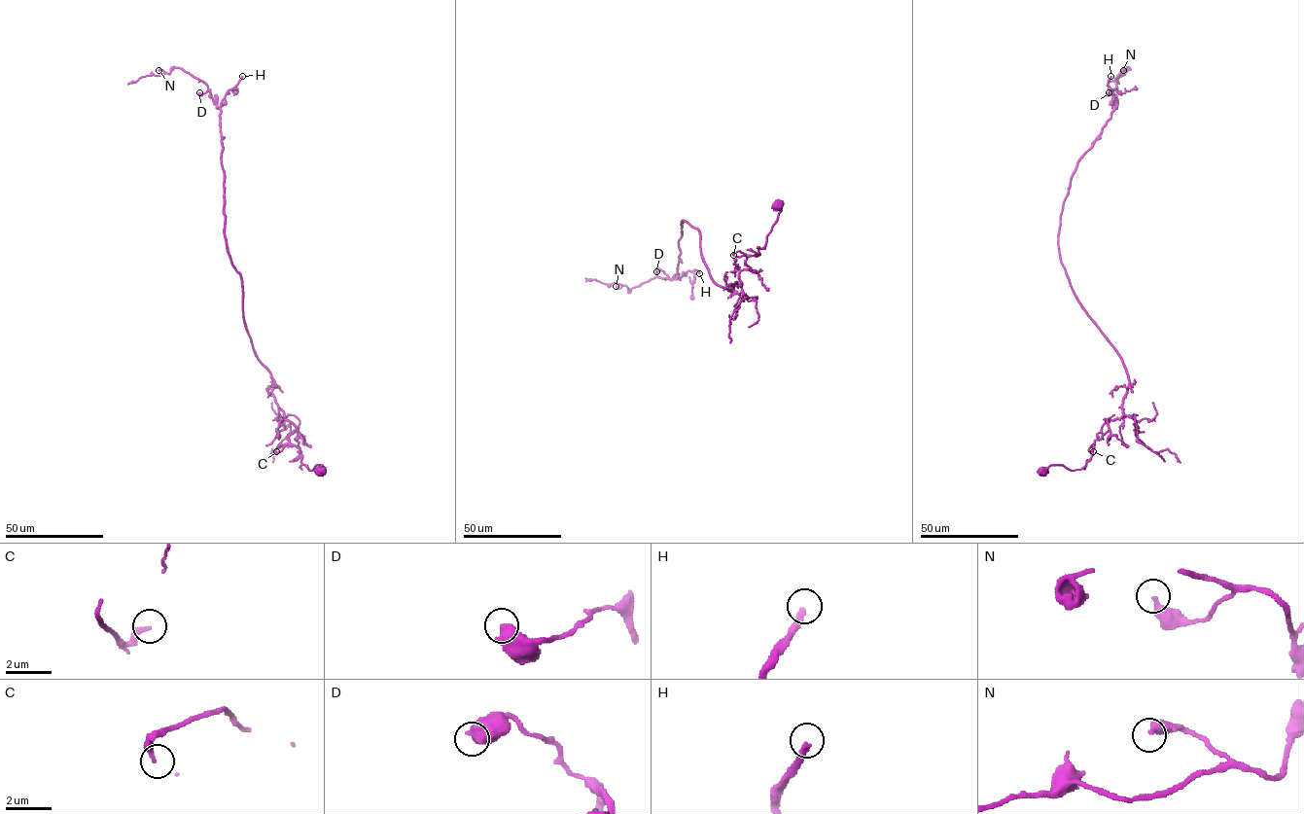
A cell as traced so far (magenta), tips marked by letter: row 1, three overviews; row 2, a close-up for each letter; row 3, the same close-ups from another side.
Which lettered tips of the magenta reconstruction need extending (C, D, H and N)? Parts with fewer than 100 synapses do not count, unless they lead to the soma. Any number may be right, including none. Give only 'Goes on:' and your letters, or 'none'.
Goes on: H

